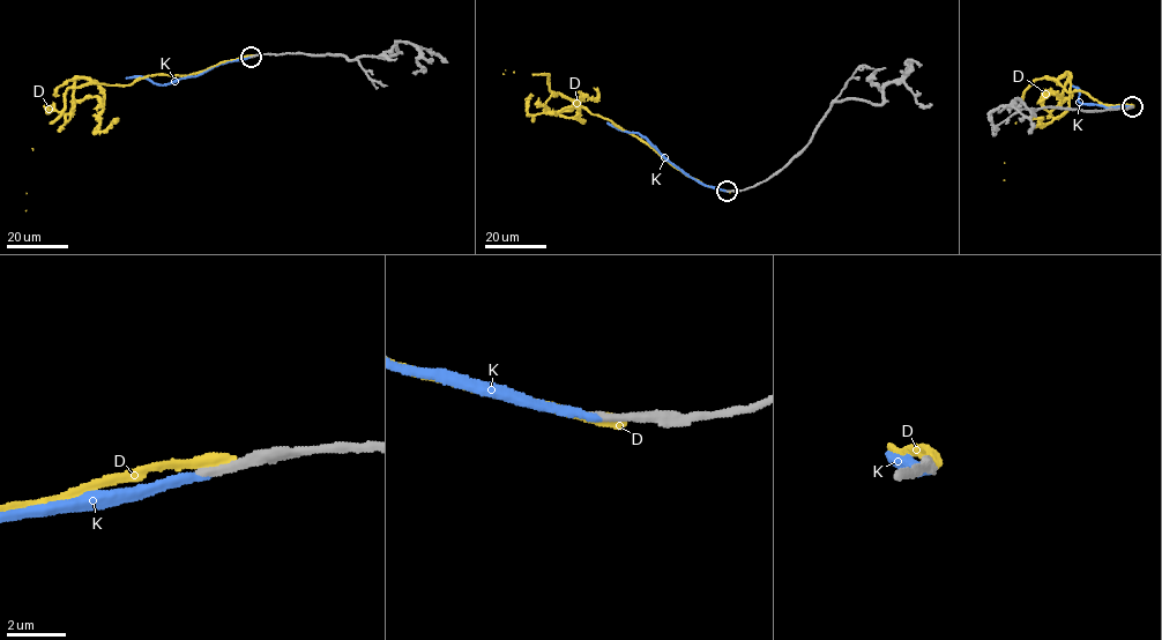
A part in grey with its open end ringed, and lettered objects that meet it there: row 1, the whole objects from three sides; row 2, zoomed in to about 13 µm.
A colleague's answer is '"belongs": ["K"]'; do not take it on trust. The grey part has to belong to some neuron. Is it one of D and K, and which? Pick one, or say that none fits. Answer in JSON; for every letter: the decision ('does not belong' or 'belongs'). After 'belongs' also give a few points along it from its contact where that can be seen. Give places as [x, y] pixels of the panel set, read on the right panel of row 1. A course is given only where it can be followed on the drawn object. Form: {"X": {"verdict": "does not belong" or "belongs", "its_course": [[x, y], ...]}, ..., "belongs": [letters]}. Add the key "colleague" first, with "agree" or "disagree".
{"colleague": "agree", "D": {"verdict": "does not belong"}, "K": {"verdict": "belongs", "its_course": [[1132, 108], [1081, 103], [1078, 89], [1072, 86]]}, "belongs": ["K"]}

